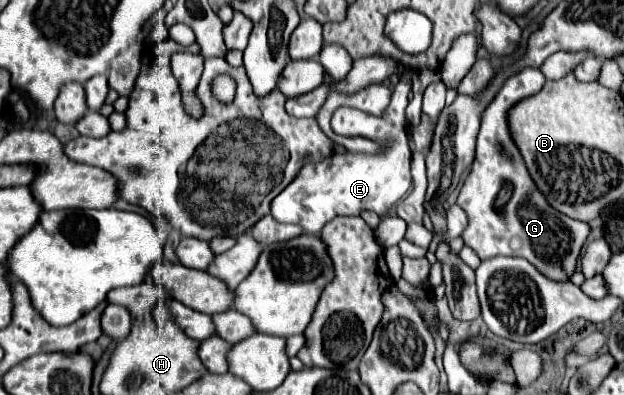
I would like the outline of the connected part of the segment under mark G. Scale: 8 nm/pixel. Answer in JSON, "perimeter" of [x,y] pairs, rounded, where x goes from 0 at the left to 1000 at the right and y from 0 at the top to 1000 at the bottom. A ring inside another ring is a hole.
{"perimeter":[[[841,170],[838,180],[819,190],[790,256],[780,266],[771,296],[771,332],[764,347],[764,387],[755,423],[755,438],[736,489],[732,519],[739,519],[752,544],[752,570],[742,585],[745,615],[771,651],[787,656],[796,646],[838,651],[864,681],[873,701],[886,711],[912,711],[921,691],[925,656],[931,630],[947,590],[947,570],[902,544],[880,519],[877,499],[861,478],[851,453],[838,392],[825,357],[819,352],[816,327],[816,281],[835,256],[867,230],[873,195],[857,170]],[[816,478],[819,499],[809,524],[796,529],[796,494]]]}

